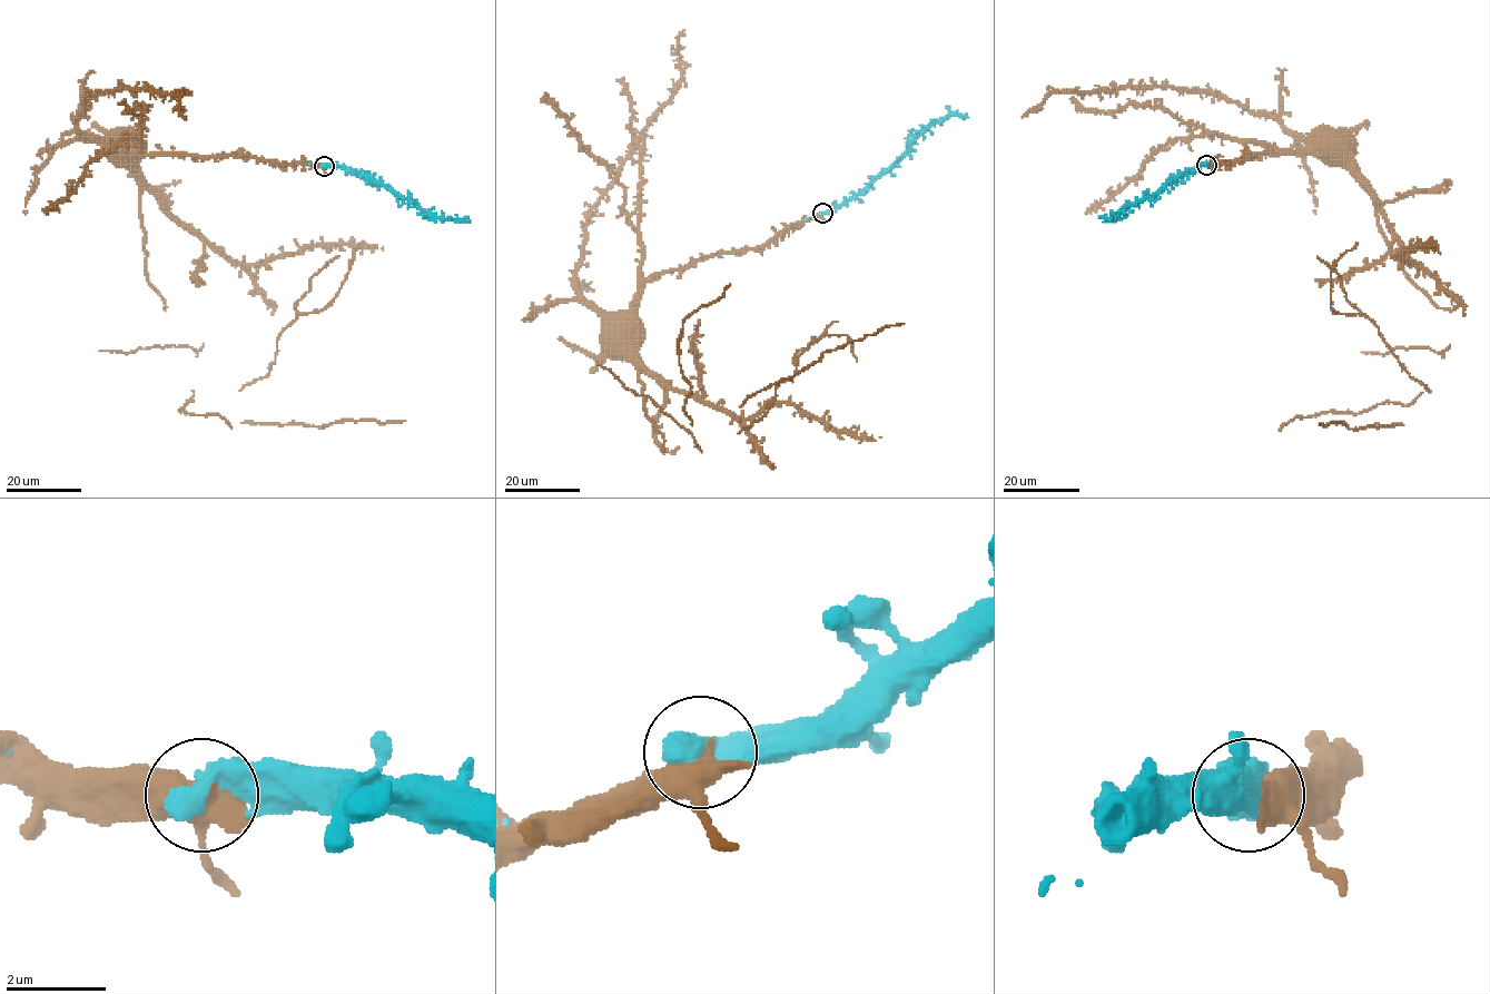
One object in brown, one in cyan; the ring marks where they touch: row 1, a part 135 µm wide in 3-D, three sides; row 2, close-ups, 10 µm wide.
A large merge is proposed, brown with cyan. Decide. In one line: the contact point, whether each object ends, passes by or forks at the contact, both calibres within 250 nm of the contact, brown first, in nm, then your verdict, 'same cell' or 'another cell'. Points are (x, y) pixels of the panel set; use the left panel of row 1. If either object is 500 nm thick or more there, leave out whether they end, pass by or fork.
place (324, 166); calibres 480 and 650 nm; same cell

